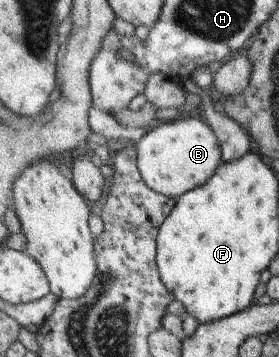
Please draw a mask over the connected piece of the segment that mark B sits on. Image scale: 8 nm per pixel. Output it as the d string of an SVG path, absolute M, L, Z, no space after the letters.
M185 115L150 130L136 146L140 172L148 186L173 199L206 184L223 162L223 146L208 122Z

